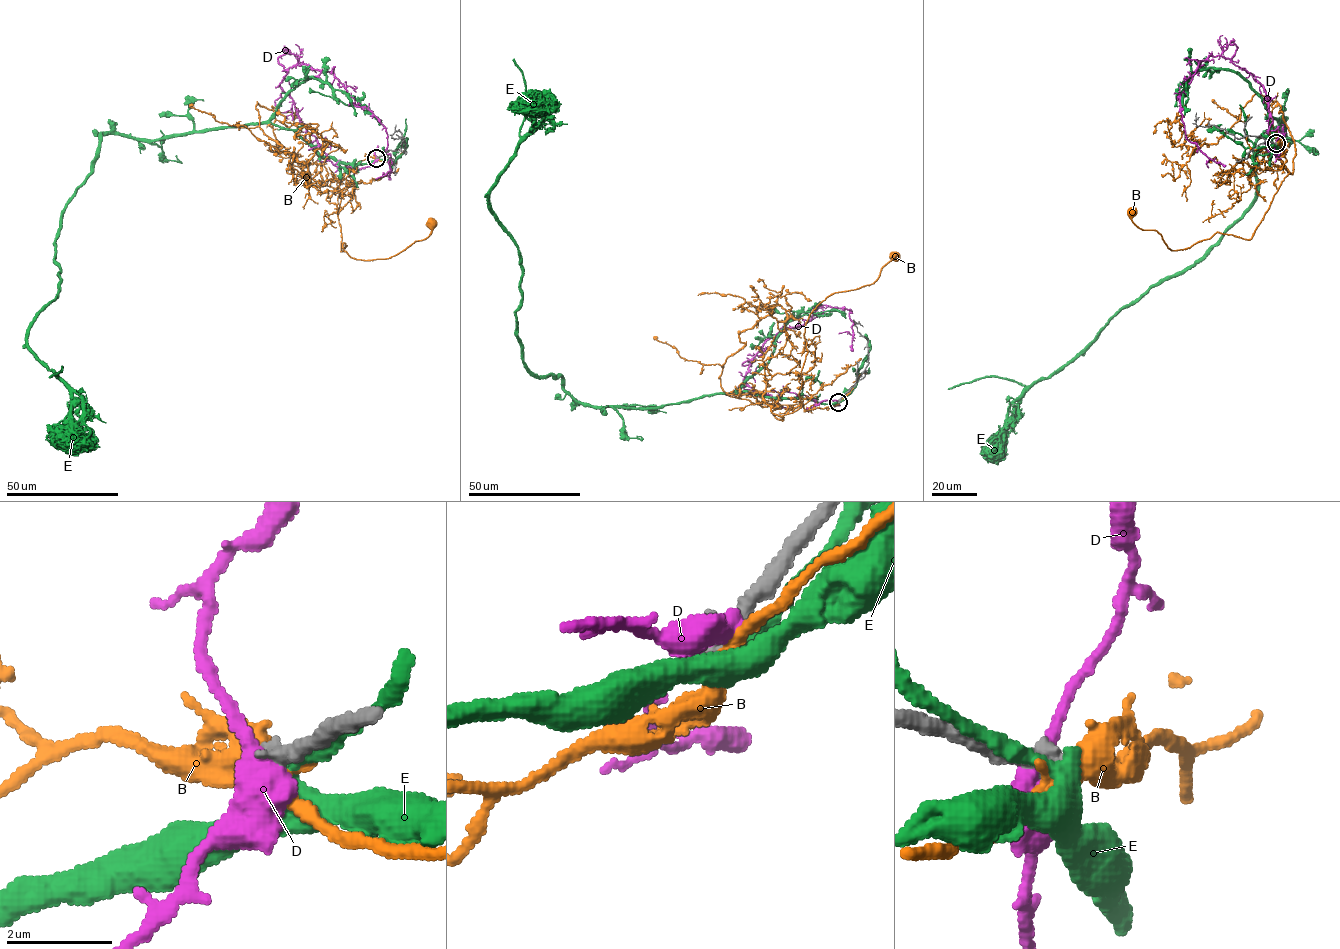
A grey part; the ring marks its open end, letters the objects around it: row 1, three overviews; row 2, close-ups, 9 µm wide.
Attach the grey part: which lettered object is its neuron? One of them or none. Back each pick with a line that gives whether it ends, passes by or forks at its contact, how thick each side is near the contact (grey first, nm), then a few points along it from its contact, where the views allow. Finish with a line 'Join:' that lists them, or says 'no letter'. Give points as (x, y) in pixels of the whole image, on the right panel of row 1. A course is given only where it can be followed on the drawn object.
Join: no letter

